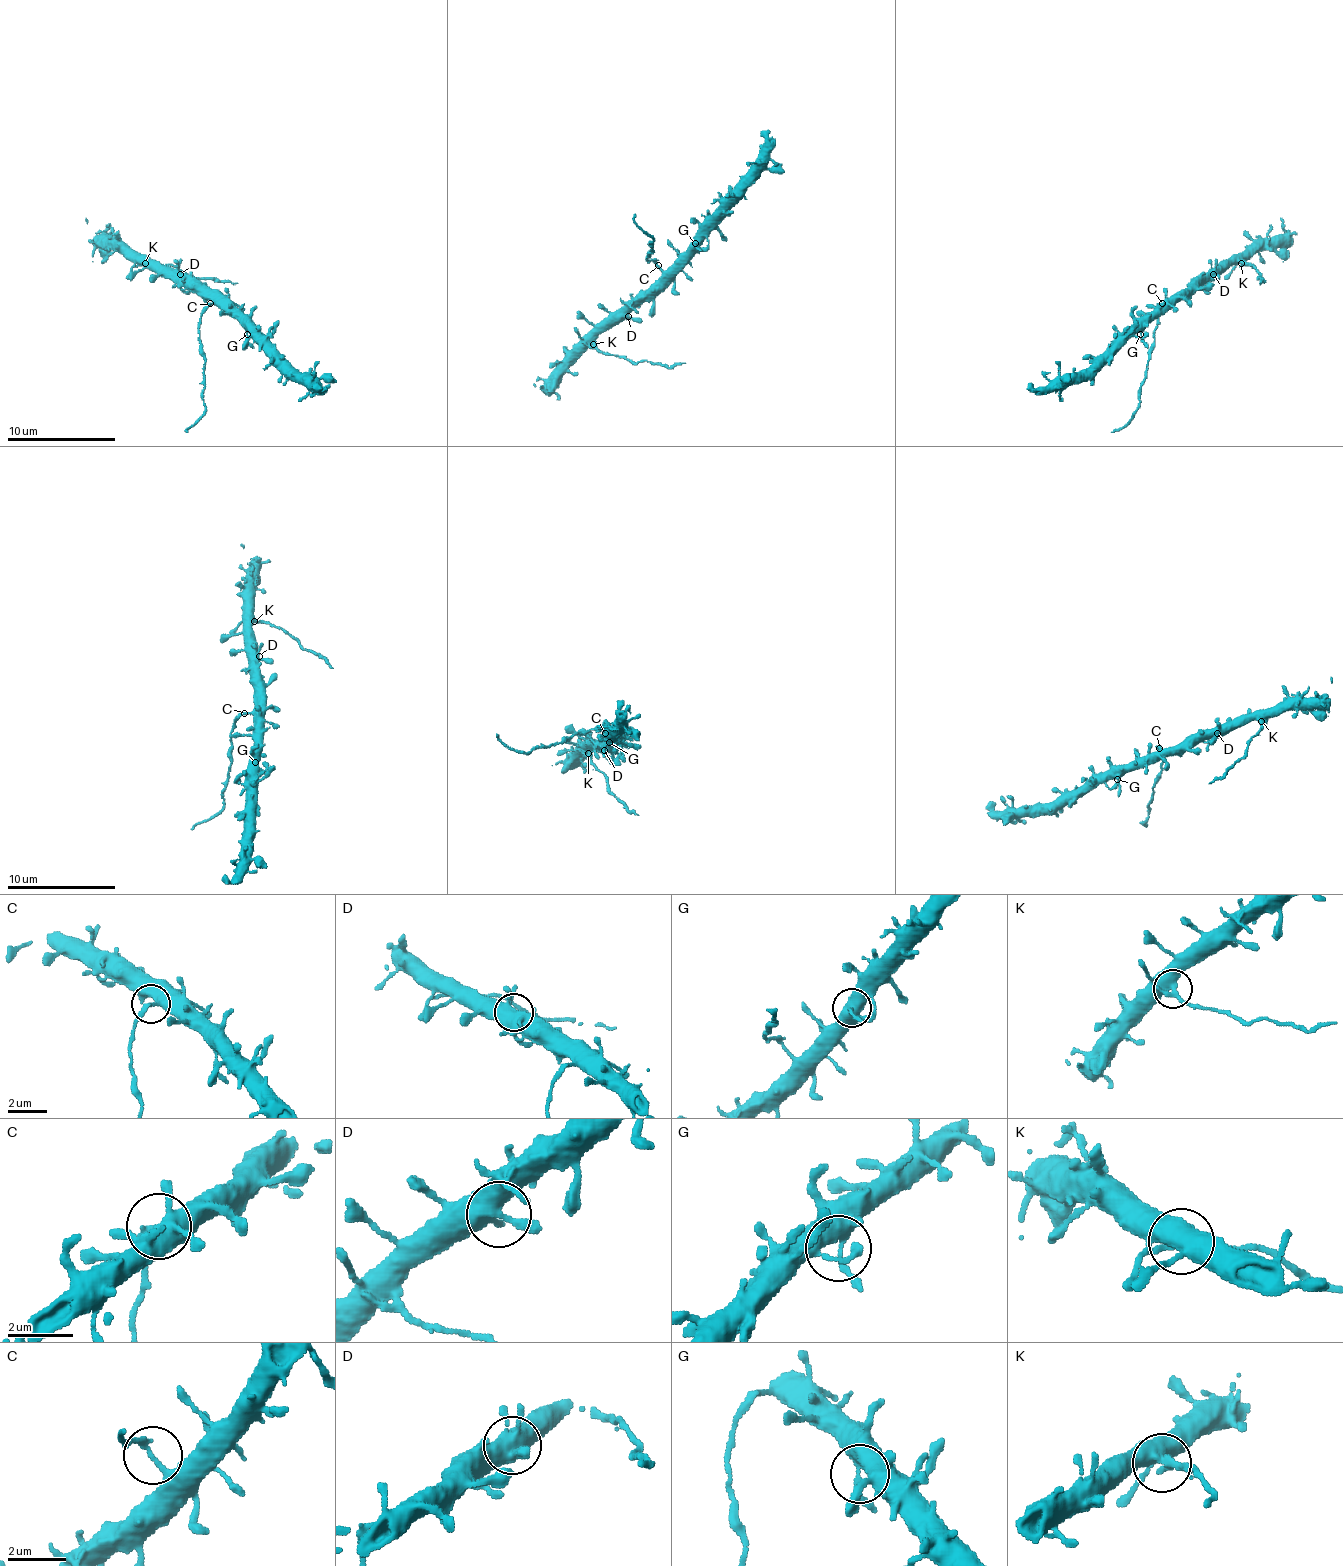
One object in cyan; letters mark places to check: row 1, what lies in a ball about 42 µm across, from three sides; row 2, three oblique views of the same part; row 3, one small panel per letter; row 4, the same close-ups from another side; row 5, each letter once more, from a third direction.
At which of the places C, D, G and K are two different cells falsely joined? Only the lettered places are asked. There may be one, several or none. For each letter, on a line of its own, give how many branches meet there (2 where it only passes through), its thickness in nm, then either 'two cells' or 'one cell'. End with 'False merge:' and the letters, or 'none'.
C: branches 2; calibre 200 nm; two cells
D: branches 5; calibre 460 nm; one cell
G: branches 2; calibre 360 nm; one cell
K: branches 4; calibre 400 nm; two cells
False merge: C, K

